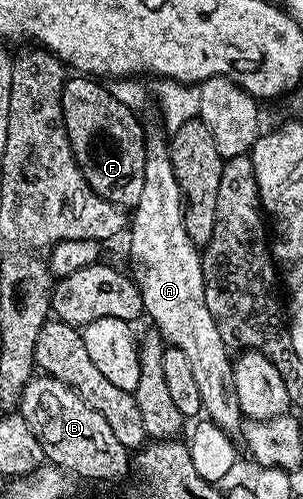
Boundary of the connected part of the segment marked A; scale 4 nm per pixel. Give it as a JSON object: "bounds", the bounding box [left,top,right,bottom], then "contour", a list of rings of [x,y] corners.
{"bounds":[129,131,245,434],"contour":[[[162,131],[159,132],[146,133],[145,190],[141,190],[141,198],[134,204],[129,216],[131,252],[143,267],[143,277],[138,277],[137,283],[143,294],[146,315],[155,319],[154,327],[159,335],[170,347],[181,350],[189,358],[206,419],[215,423],[221,431],[235,434],[242,429],[245,417],[235,393],[233,360],[205,302],[203,257],[189,238],[183,213],[183,191],[179,189],[173,170],[169,140]]]}

